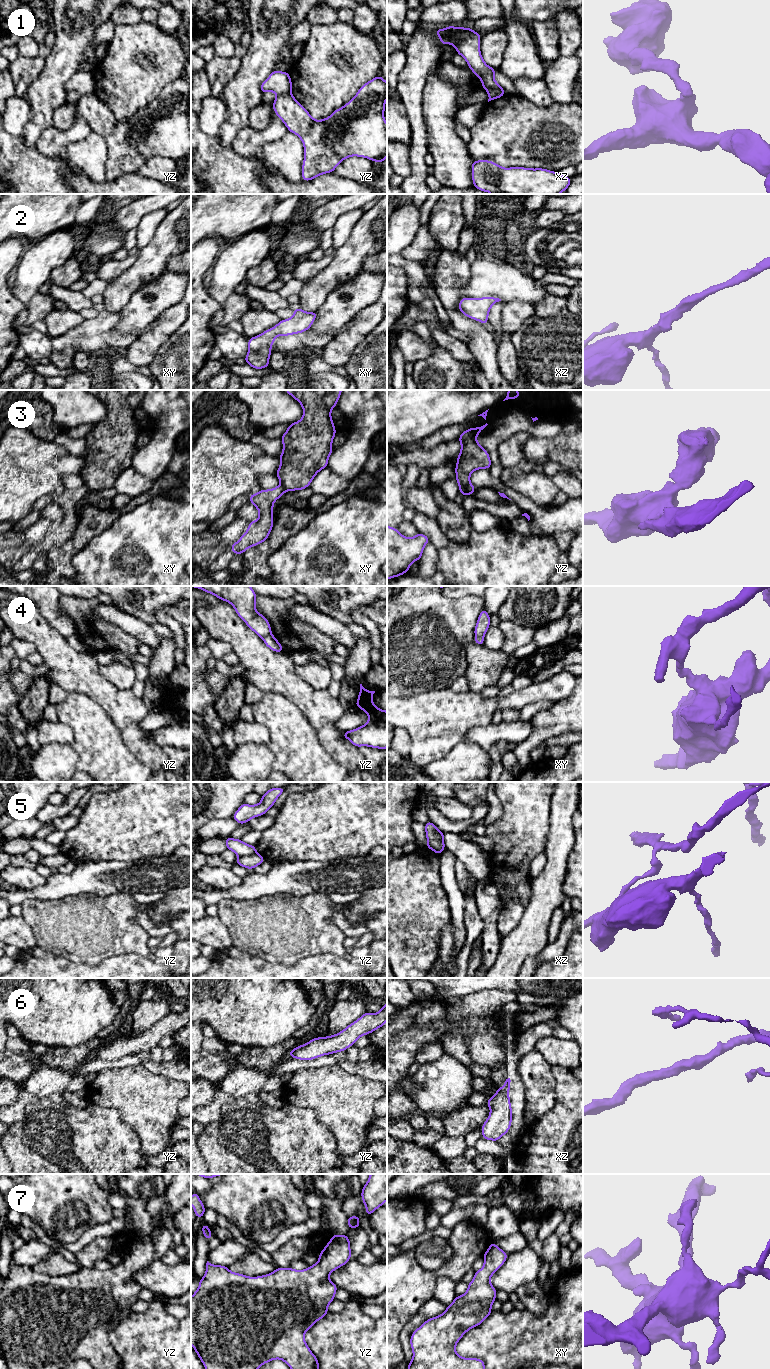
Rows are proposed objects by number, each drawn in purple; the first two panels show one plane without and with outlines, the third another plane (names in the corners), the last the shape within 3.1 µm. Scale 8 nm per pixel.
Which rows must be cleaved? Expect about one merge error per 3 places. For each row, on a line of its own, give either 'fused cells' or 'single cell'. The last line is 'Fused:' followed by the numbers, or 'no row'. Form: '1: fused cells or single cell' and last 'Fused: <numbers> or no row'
1: fused cells
2: single cell
3: fused cells
4: fused cells
5: fused cells
6: single cell
7: single cell
Fused: 1, 3, 4, 5

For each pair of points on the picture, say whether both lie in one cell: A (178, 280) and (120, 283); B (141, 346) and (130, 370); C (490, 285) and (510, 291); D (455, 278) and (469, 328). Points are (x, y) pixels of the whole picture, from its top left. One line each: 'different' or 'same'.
A: different
B: different
C: same
D: same

